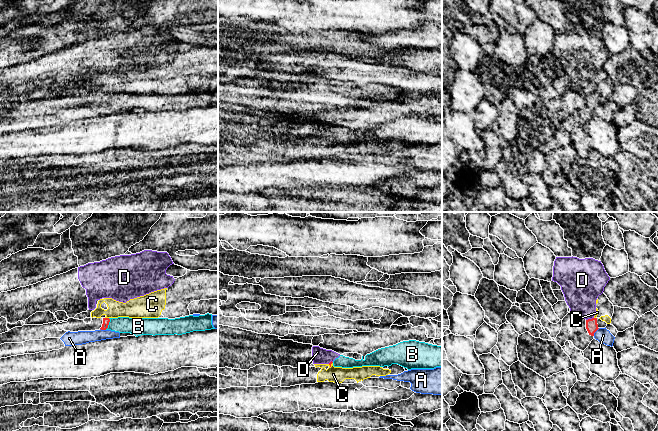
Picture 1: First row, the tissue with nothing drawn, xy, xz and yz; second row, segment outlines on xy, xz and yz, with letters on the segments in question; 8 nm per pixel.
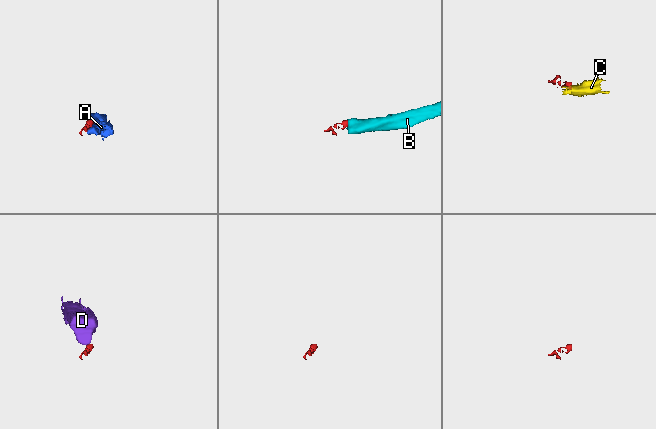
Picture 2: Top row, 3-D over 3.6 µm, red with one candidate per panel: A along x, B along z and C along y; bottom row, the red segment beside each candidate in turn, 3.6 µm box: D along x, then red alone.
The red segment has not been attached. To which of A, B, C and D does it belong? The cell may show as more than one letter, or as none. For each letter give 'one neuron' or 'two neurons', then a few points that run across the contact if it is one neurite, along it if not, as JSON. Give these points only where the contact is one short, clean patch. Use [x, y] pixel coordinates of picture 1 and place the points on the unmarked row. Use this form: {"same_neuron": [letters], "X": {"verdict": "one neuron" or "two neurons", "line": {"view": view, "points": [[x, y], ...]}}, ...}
{"same_neuron": ["B"], "A": {"verdict": "two neurons", "line": {"view": "yz", "points": [[599, 104], [593, 111]]}}, "B": {"verdict": "one neuron", "line": {"view": "xy", "points": [[106, 97], [108, 100], [138, 102]]}}, "C": {"verdict": "two neurons", "line": {"view": "xy", "points": [[105, 93], [108, 94]]}}, "D": {"verdict": "two neurons", "line": {"view": "yz", "points": [[593, 93], [586, 96]]}}}

